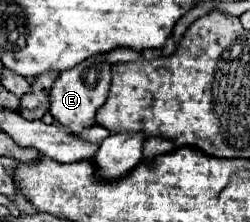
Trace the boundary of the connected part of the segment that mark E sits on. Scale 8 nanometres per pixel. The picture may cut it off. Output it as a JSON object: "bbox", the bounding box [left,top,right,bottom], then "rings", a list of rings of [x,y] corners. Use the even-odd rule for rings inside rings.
{"bbox":[49,54,111,134],"rings":[[[103,54],[87,58],[69,70],[63,70],[49,94],[49,114],[59,124],[67,126],[73,134],[81,134],[83,128],[97,124],[95,114],[107,100],[109,82],[111,82],[111,64],[105,62]]]}

